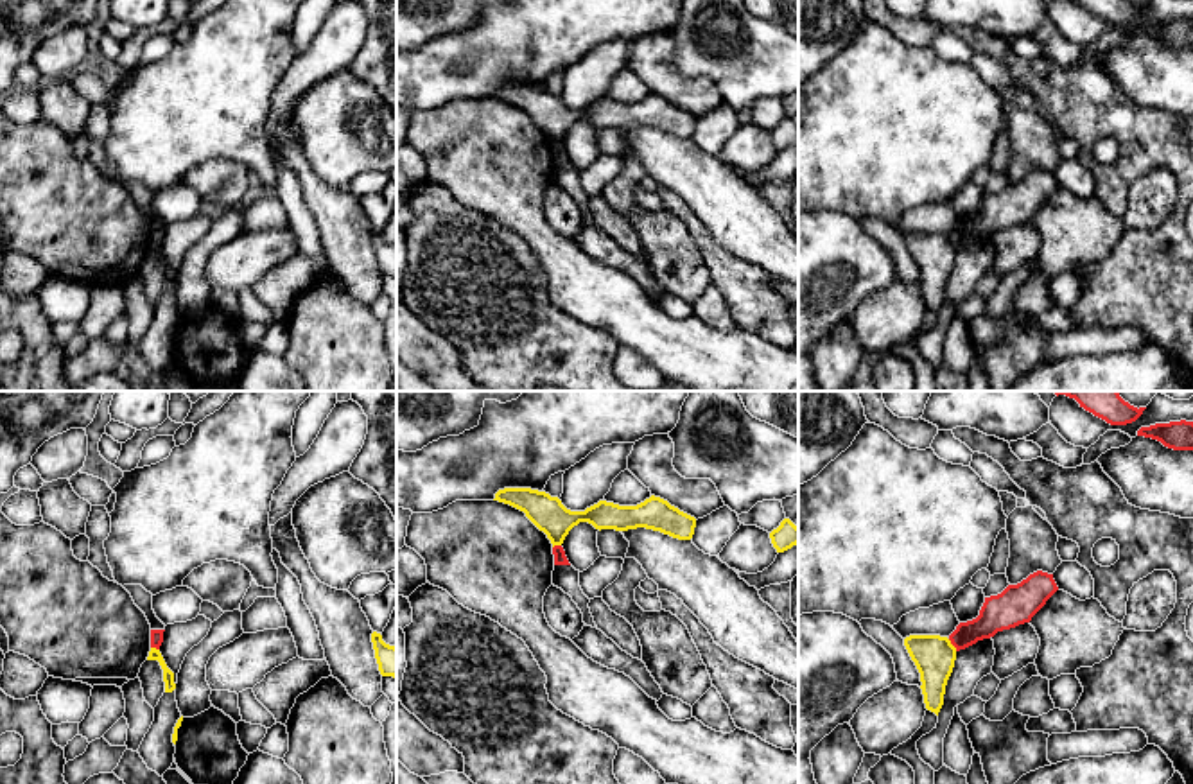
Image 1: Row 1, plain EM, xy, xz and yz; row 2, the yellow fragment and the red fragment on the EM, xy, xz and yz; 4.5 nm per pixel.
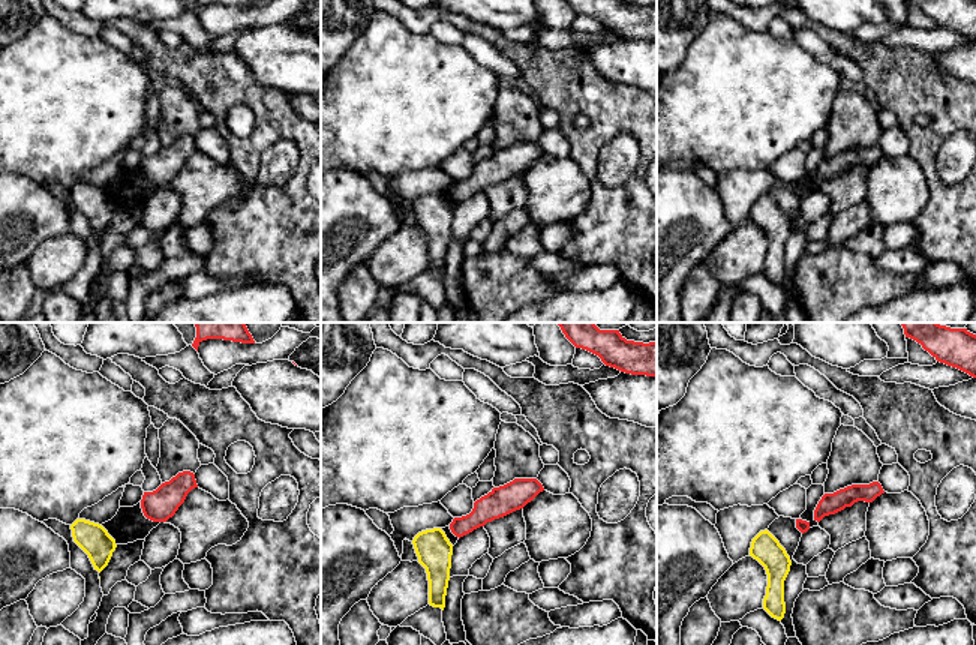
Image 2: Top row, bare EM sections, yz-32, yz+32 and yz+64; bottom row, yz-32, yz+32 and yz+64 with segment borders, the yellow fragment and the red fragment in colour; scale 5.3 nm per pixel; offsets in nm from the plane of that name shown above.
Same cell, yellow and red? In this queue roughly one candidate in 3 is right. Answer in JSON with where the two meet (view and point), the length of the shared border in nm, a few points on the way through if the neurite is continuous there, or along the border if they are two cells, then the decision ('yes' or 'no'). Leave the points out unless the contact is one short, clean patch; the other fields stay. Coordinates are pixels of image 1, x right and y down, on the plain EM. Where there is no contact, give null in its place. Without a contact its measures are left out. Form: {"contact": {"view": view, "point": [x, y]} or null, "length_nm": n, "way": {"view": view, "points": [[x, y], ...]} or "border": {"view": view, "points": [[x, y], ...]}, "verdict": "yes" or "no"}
{"contact": {"view": "yz", "point": [951, 243]}, "length_nm": 70, "border": {"view": "yz", "points": [[948, 237], [957, 248]]}, "verdict": "no"}

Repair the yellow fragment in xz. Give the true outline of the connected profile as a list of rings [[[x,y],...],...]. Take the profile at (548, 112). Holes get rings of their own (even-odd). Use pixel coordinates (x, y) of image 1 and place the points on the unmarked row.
[[[531,86],[499,88],[493,99],[524,109],[526,115],[547,133],[553,145],[562,144],[569,129],[579,120],[588,120],[599,129],[646,126],[678,138],[691,138],[696,126],[694,115],[655,93],[637,104],[619,104],[599,99],[585,109],[570,109],[558,95]]]

